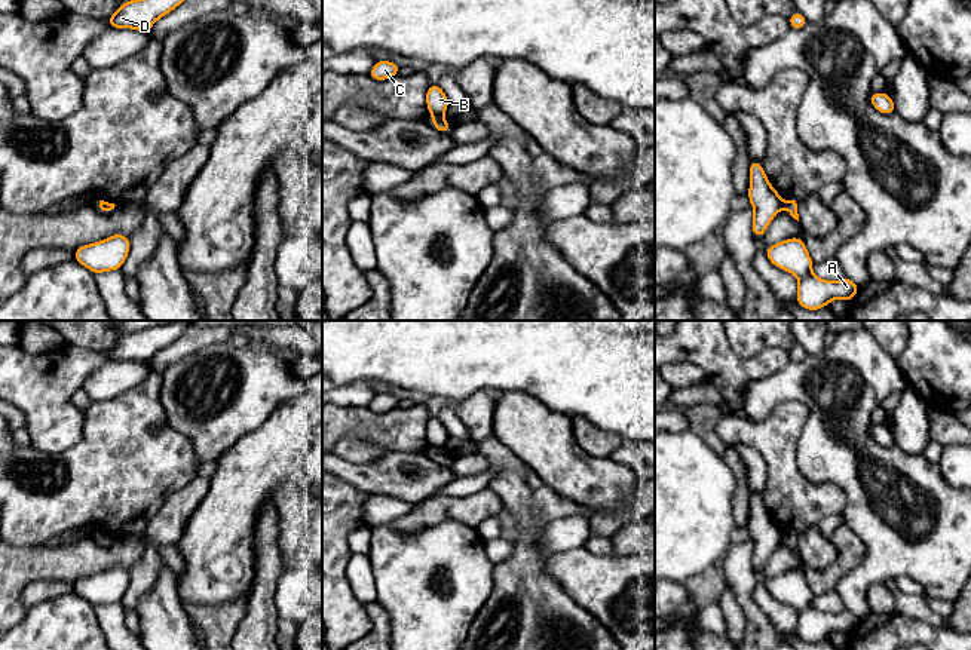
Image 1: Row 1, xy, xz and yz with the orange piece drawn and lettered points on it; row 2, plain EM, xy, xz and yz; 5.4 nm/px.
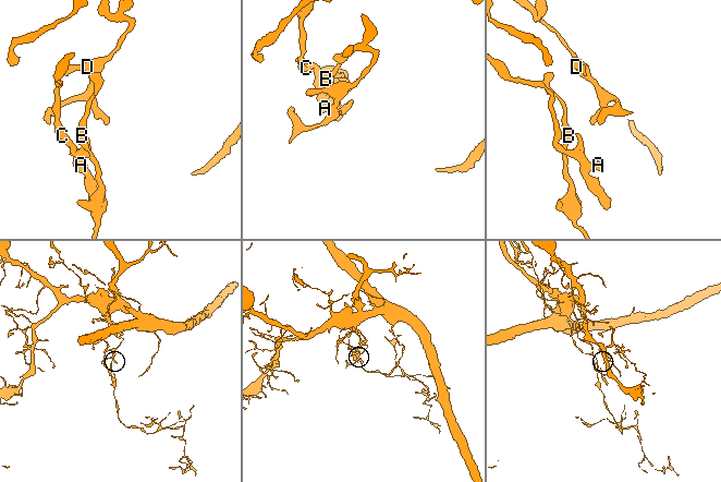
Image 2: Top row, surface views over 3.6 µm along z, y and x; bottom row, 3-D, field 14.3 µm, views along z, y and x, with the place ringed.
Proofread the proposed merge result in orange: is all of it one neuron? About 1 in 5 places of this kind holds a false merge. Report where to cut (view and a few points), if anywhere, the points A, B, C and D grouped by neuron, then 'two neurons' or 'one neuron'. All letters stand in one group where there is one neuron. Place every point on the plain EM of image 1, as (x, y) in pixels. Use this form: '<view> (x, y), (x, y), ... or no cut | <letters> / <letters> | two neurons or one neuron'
xz (434, 450), (440, 451) | A C D / B | two neurons

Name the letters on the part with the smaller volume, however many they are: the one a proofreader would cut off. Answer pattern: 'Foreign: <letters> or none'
Foreign: B

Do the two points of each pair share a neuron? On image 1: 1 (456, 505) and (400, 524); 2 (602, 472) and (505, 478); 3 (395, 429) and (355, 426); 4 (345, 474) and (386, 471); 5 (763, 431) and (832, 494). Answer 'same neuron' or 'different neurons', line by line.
1: same neuron
2: different neurons
3: same neuron
4: same neuron
5: same neuron

